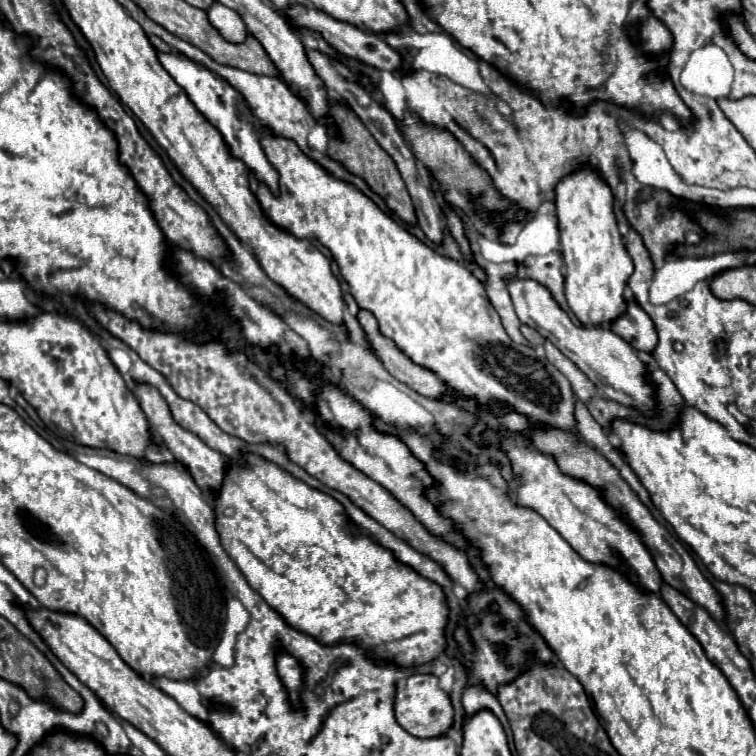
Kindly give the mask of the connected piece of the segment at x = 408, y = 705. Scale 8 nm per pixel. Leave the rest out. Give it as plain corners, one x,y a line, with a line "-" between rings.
410,675
404,689
396,693
396,719
398,723
416,737
438,737
448,733
452,727
452,703
448,693
438,687
438,679
434,675

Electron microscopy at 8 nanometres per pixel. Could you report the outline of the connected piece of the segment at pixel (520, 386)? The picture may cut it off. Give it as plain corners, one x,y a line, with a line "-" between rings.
260,127
260,143
268,155
268,161
281,171
278,195
274,195
264,183
260,183
256,191
266,217
280,229
290,231
300,239
316,239
320,245
330,249
332,259
338,263
340,275
348,283
356,303
374,313
380,331
390,337
412,361
432,369
464,397
476,397
480,403
498,399
518,413
528,415
534,423
576,431
574,393
568,379
546,357
538,355
528,345
516,345
504,333
500,317
496,317
496,309
492,309
492,303
484,293
484,283
478,281
468,267
422,243
398,221
382,213
378,205
352,183
334,177
314,159
304,155
292,139
274,135
268,127

